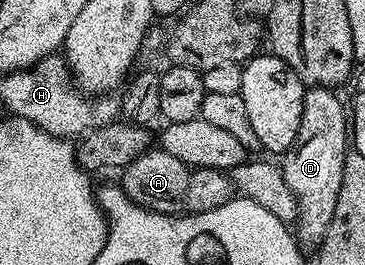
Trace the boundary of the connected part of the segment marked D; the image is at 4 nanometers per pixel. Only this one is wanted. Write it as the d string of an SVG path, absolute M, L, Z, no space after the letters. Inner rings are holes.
M330 87L307 88L298 138L280 161L284 179L300 206L297 236L313 247L318 247L326 238L326 226L332 223L348 152L348 109L334 93L337 92Z

